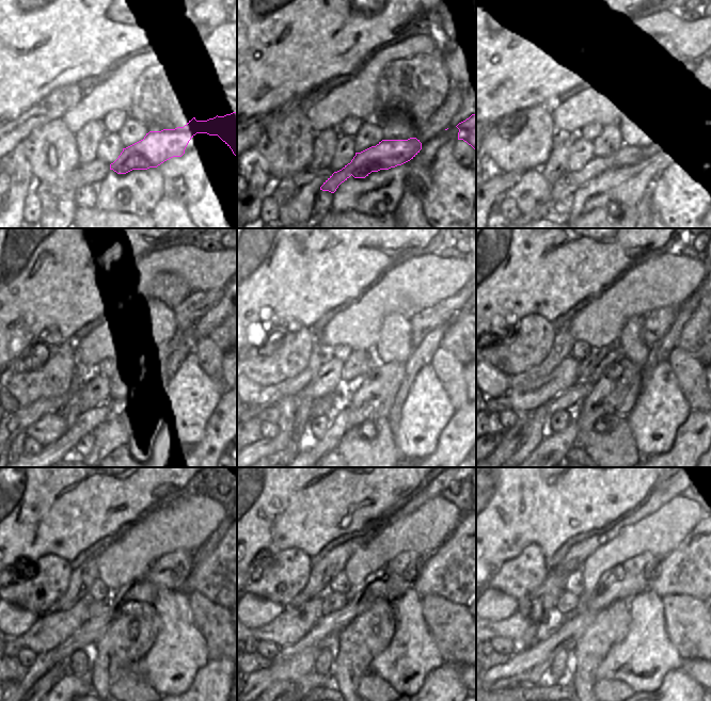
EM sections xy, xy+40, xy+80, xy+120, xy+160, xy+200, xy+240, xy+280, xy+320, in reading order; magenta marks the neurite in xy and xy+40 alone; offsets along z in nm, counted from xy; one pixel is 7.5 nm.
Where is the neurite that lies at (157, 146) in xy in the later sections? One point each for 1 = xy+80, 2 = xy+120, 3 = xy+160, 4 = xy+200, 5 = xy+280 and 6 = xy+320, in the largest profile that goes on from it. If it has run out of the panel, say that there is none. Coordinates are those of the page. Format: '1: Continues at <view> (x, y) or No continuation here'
1: Continues at xy+80 (567, 182)
2: Continues at xy+120 (85, 424)
3: Continues at xy+160 (314, 430)
4: Continues at xy+200 (557, 421)
5: Continues at xy+280 (322, 665)
6: Continues at xy+320 (562, 660)

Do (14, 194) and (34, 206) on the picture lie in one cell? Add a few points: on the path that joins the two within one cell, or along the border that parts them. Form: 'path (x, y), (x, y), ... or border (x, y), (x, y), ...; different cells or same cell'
border (34, 190), (31, 190), (25, 198), (21, 217); different cells

